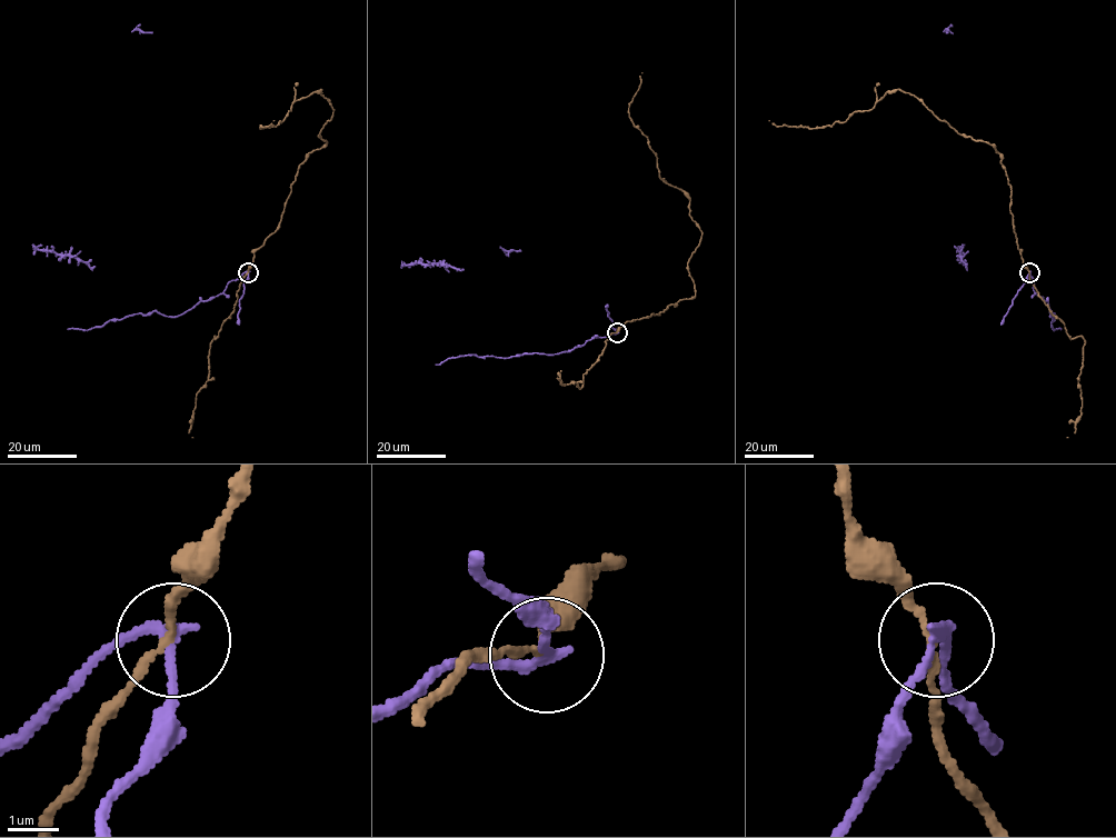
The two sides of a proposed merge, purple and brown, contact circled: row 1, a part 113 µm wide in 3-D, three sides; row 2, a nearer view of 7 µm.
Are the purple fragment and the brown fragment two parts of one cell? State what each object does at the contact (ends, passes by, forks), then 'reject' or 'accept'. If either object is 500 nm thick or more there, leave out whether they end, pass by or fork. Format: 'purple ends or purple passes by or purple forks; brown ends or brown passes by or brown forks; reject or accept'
purple passes by; brown passes by; reject

